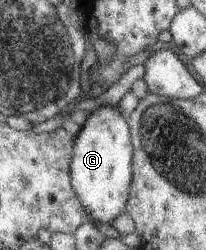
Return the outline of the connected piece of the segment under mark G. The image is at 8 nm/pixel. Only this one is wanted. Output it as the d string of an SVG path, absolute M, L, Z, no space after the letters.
M116 105L91 111L77 132L70 160L70 183L91 222L110 224L123 212L132 177L132 146L126 119Z

